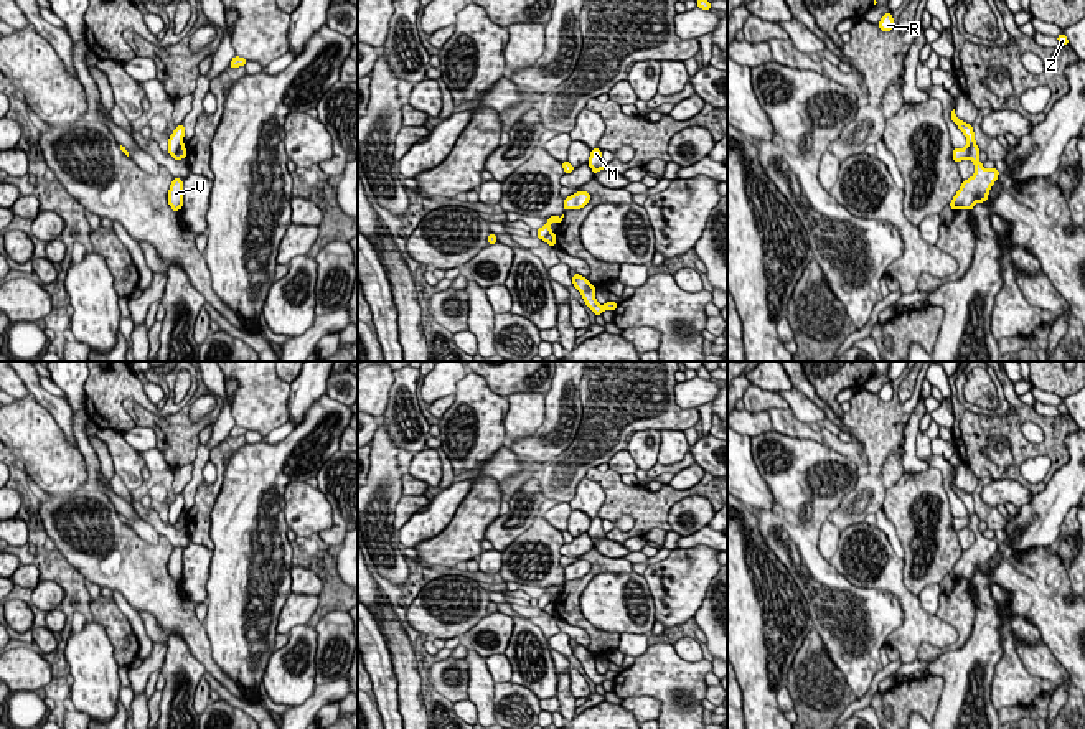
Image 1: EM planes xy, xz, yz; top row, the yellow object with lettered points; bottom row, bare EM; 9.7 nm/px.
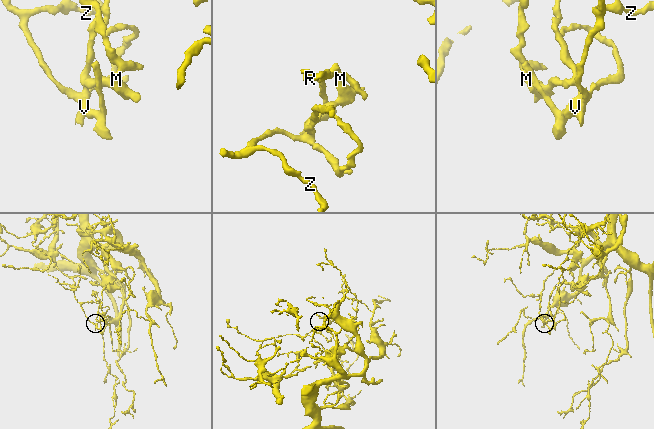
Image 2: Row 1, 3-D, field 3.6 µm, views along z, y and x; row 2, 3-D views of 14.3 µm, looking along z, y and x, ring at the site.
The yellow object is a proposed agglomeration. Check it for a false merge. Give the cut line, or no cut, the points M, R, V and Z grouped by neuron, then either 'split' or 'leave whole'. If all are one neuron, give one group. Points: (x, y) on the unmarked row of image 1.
cut in yz along (975, 512), (967, 526); M R / V Z; split

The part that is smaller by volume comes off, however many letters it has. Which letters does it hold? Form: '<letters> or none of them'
V, Z

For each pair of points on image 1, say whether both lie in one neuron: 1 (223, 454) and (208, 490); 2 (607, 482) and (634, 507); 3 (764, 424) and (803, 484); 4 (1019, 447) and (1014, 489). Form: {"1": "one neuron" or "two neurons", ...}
{"1": "one neuron", "2": "one neuron", "3": "two neurons", "4": "two neurons"}

